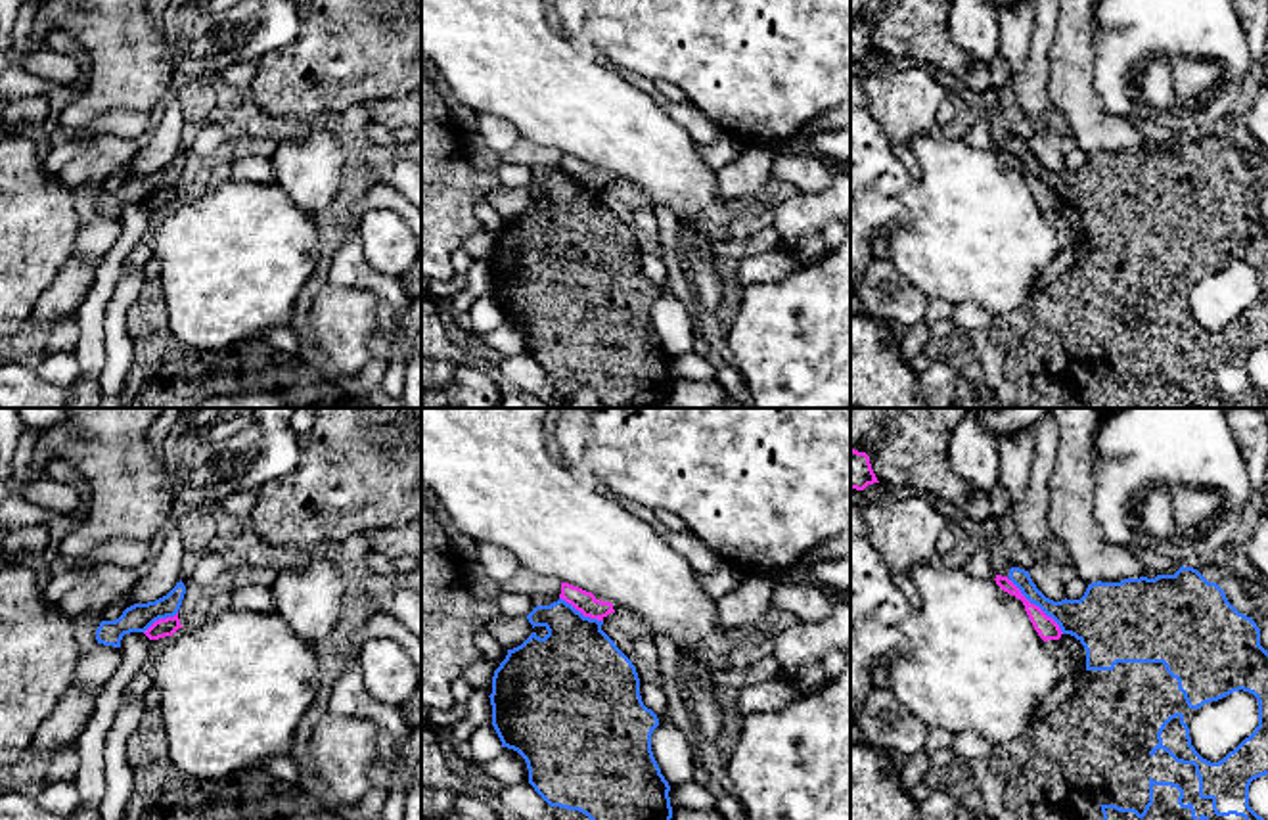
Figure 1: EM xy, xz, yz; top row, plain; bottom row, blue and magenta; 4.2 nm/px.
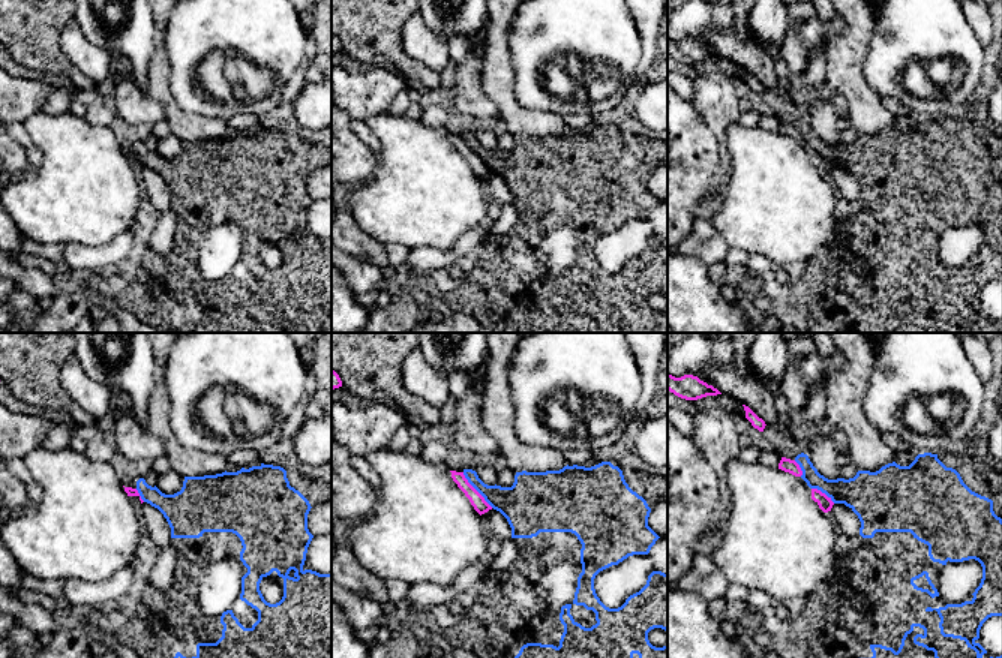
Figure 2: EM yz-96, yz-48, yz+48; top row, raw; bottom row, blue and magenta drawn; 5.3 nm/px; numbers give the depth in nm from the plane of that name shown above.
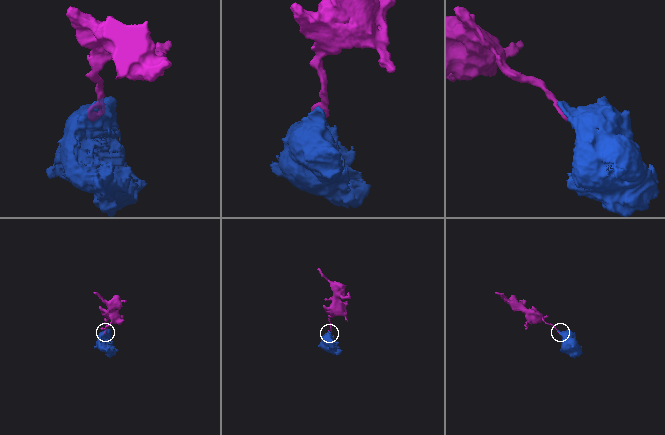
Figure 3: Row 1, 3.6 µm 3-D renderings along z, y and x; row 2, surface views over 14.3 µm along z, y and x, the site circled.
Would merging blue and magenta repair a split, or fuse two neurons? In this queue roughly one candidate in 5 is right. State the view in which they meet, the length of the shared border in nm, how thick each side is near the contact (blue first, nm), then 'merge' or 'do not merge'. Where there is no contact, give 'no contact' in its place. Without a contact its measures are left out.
meets blue in yz; contact 340 nm long; 220 nm thick on the blue side, 90 nm on the other; do not merge

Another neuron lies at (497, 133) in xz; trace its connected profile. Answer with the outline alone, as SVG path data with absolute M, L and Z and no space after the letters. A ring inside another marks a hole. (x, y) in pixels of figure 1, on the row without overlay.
M485 113L479 115L475 132L498 153L509 151L519 140L519 132L509 121Z

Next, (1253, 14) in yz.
M1232 0L1249 40L1251 67L1258 69L1268 42L1268 0Z

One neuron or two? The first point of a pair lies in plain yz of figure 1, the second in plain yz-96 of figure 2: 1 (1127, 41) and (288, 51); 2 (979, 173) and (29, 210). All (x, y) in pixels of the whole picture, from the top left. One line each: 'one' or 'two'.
1: one
2: one

